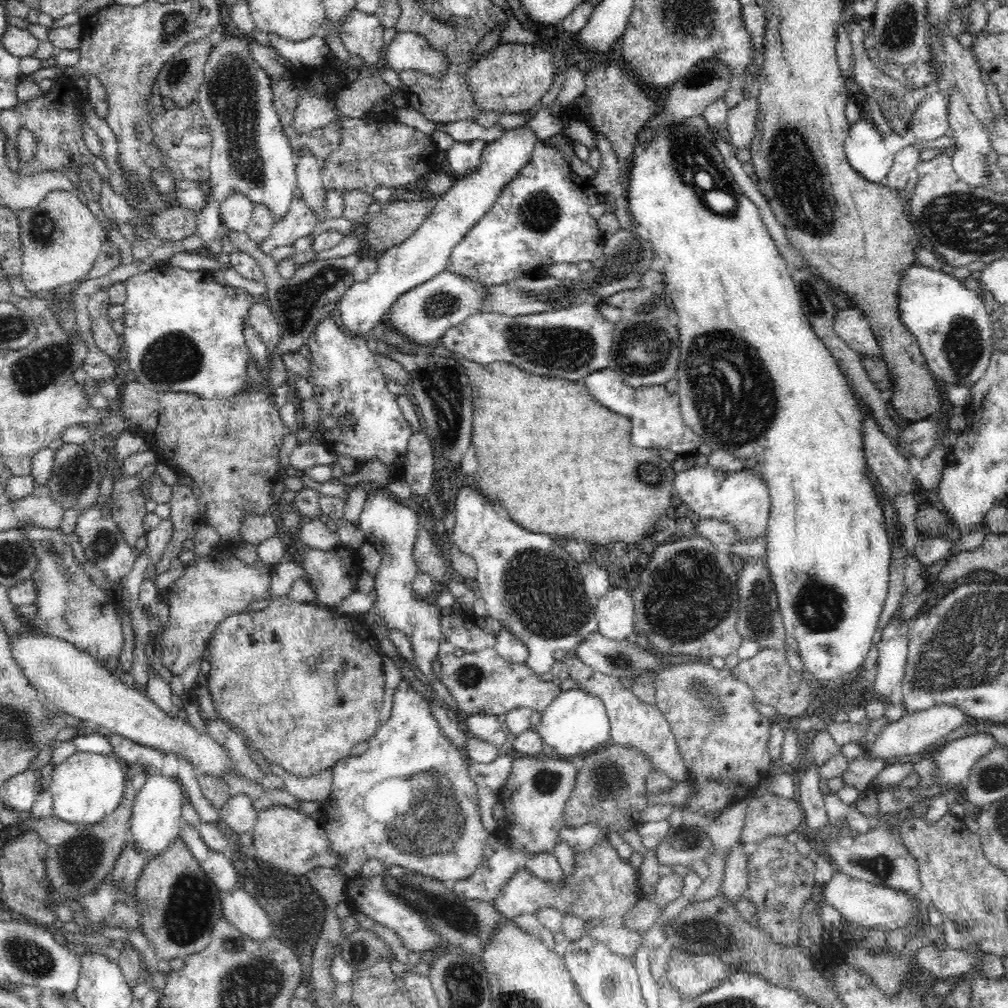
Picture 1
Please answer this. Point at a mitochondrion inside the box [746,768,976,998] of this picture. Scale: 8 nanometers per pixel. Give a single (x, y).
(882, 866)

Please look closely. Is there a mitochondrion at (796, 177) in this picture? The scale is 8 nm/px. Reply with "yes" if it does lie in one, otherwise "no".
yes

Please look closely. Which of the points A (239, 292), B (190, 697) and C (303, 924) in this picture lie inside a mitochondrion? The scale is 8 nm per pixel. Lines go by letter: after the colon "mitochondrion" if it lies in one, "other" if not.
A: other
B: other
C: other

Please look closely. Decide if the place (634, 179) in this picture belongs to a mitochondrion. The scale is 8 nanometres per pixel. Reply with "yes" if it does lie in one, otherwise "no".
no

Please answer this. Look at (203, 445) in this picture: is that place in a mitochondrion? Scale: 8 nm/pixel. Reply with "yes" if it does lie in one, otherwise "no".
no

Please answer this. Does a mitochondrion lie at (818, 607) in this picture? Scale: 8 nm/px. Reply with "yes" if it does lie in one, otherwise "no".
yes

